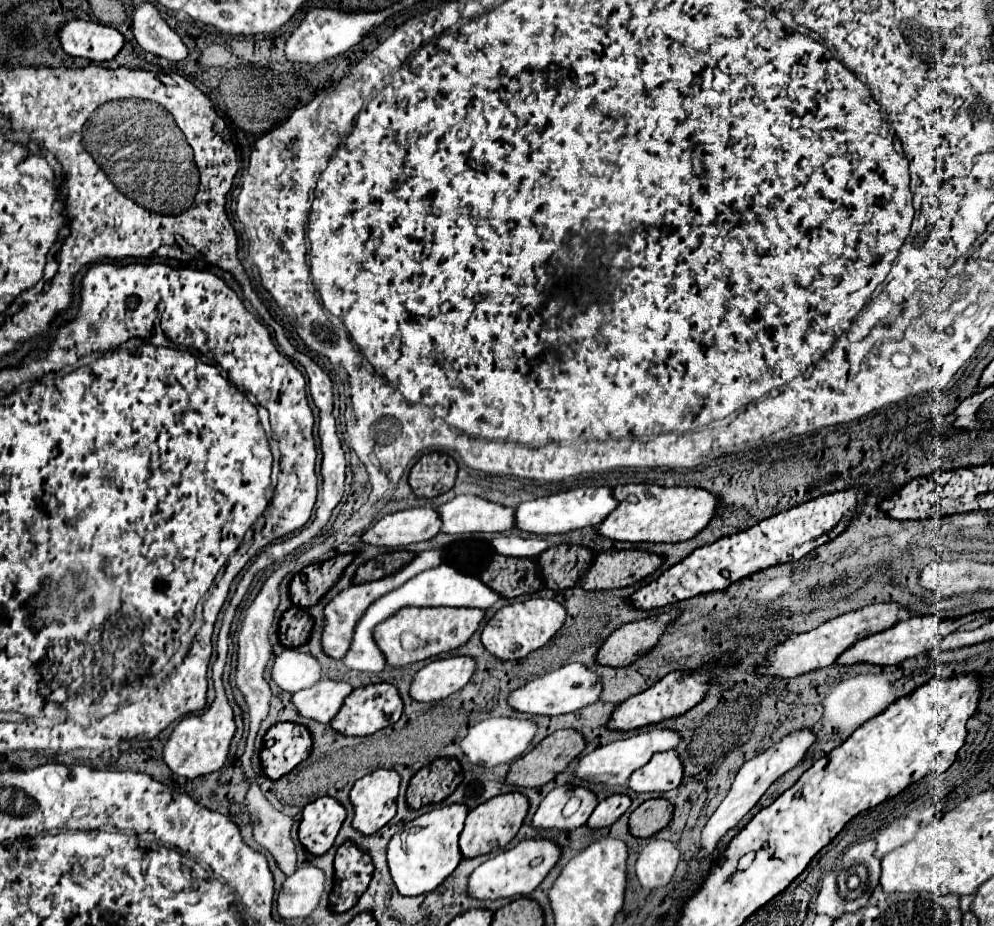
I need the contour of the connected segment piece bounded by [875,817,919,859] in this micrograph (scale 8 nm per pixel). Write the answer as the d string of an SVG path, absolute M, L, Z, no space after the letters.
M901 817L897 821L893 821L889 827L881 829L877 835L875 835L875 841L877 841L877 849L875 849L875 857L881 859L885 857L889 851L905 845L919 829L919 823L911 817Z

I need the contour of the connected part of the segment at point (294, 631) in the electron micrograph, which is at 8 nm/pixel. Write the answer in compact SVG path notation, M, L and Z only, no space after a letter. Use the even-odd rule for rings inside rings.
M291 607L283 613L283 617L279 621L277 637L283 647L293 649L293 647L303 645L309 639L311 627L313 627L311 617L301 607Z

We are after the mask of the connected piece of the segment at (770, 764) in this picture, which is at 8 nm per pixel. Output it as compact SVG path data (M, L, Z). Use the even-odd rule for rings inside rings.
M809 727L797 729L797 731L789 733L787 737L783 737L781 741L773 743L771 747L767 747L765 751L761 751L757 757L749 759L749 761L739 769L739 773L737 773L737 777L735 777L735 781L733 781L733 785L731 785L727 797L721 801L721 805L717 807L717 811L711 815L709 823L707 823L705 829L703 829L703 847L701 847L701 851L697 853L697 859L709 855L709 853L715 849L715 845L719 843L719 839L721 839L731 827L735 827L735 825L751 811L751 807L759 801L759 797L767 791L767 787L769 787L775 779L779 779L783 773L787 773L789 769L793 769L793 767L805 757L807 749L809 749L809 747L813 745L813 741L815 741L815 735L817 735L815 729L809 729Z

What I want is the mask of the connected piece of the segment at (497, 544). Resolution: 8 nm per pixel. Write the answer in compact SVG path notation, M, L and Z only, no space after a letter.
M501 535L491 539L491 547L499 553L499 555L507 555L507 557L535 557L539 553L543 553L549 543L545 539L523 539L517 535Z

